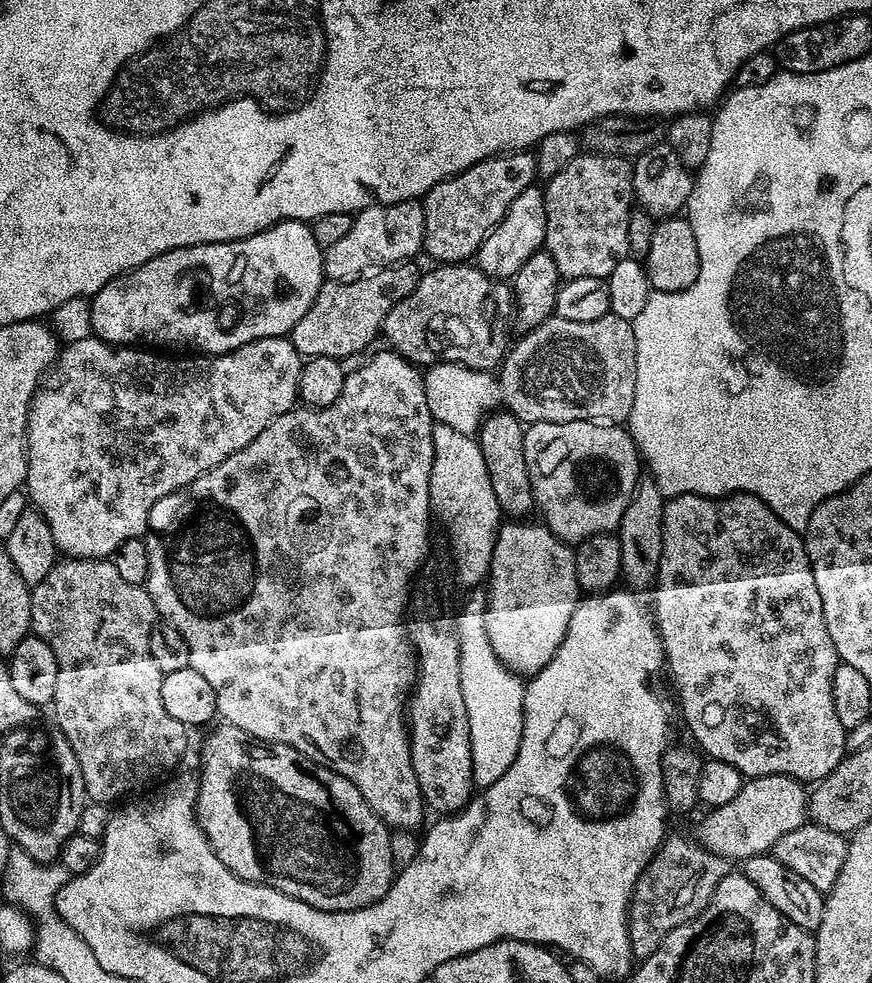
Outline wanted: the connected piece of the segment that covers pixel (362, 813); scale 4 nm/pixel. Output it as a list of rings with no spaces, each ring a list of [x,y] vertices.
[[[221,723],[219,727],[211,729],[213,732],[209,734],[208,741],[204,744],[204,753],[200,756],[200,772],[198,771],[200,789],[196,799],[196,820],[206,834],[216,857],[238,878],[249,880],[251,884],[265,884],[268,888],[298,898],[318,910],[349,912],[350,910],[358,910],[371,904],[377,904],[386,894],[386,890],[390,890],[397,873],[390,850],[392,832],[388,825],[378,818],[378,814],[374,814],[374,810],[366,802],[366,798],[362,798],[358,786],[354,786],[354,782],[342,778],[342,774],[332,772],[323,764],[316,764],[313,760],[307,760],[303,754],[290,746],[267,744],[265,740],[256,740],[253,736],[248,736],[242,730],[238,730],[232,724]]]

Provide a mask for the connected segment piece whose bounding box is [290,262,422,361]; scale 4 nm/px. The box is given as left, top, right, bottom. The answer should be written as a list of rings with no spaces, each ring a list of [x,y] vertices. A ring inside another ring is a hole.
[[[401,262],[390,268],[378,268],[345,284],[325,279],[310,310],[306,310],[292,327],[290,339],[294,350],[298,350],[301,358],[329,356],[338,361],[343,361],[344,356],[358,355],[375,336],[381,335],[386,314],[390,314],[390,310],[394,310],[394,306],[418,286],[422,272],[414,265]]]

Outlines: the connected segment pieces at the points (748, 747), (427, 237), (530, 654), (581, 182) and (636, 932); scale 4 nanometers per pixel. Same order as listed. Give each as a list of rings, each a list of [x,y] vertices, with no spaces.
[[[737,492],[723,498],[713,498],[711,496],[695,496],[686,494],[685,496],[671,497],[664,506],[664,541],[662,542],[662,562],[656,575],[654,585],[656,591],[656,608],[654,604],[654,615],[656,626],[660,630],[660,641],[664,644],[664,659],[667,671],[672,671],[672,680],[676,683],[676,692],[680,695],[680,708],[684,711],[684,720],[688,723],[688,728],[692,731],[692,736],[697,740],[699,751],[705,757],[722,762],[730,762],[740,771],[741,776],[751,778],[753,776],[769,776],[770,774],[782,774],[801,782],[819,782],[824,780],[831,772],[843,762],[846,755],[846,730],[838,720],[837,711],[834,710],[834,695],[831,694],[831,683],[834,682],[834,674],[838,665],[838,657],[834,650],[834,642],[830,642],[830,630],[826,630],[826,614],[822,614],[822,594],[818,594],[818,586],[814,583],[814,570],[810,566],[808,557],[808,545],[805,537],[801,533],[794,531],[770,506],[766,506],[756,496],[751,496],[745,492]]]
[[[531,151],[510,152],[498,156],[491,156],[489,160],[478,162],[470,166],[465,172],[457,176],[446,178],[430,189],[423,197],[424,205],[424,246],[423,251],[429,252],[436,262],[454,264],[468,262],[475,257],[485,238],[492,233],[492,227],[506,214],[510,202],[522,194],[522,190],[533,187],[537,179],[536,157]]]
[[[532,522],[501,523],[486,581],[484,609],[486,638],[490,638],[494,654],[510,672],[524,678],[535,676],[550,658],[554,658],[558,646],[562,646],[562,638],[566,638],[576,605],[582,599],[582,589],[576,577],[575,551],[565,541],[559,540],[547,524],[528,523]]]
[[[577,154],[543,185],[546,238],[543,251],[554,258],[564,280],[606,278],[629,255],[630,212],[634,208],[632,164],[616,156]]]
[[[669,835],[642,870],[628,904],[628,933],[633,957],[637,961],[645,960],[662,946],[672,928],[695,918],[708,905],[718,882],[722,882],[729,871],[729,861],[703,848],[699,839]]]

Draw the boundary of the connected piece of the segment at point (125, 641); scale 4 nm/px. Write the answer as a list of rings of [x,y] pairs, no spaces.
[[[60,558],[50,574],[34,585],[31,594],[32,632],[54,650],[58,662],[58,682],[54,685],[50,711],[56,715],[55,727],[70,742],[78,758],[87,799],[111,805],[112,800],[123,801],[127,792],[171,773],[188,748],[189,729],[178,718],[170,718],[162,702],[165,672],[158,670],[150,655],[150,630],[158,617],[147,587],[125,582],[111,559]]]

